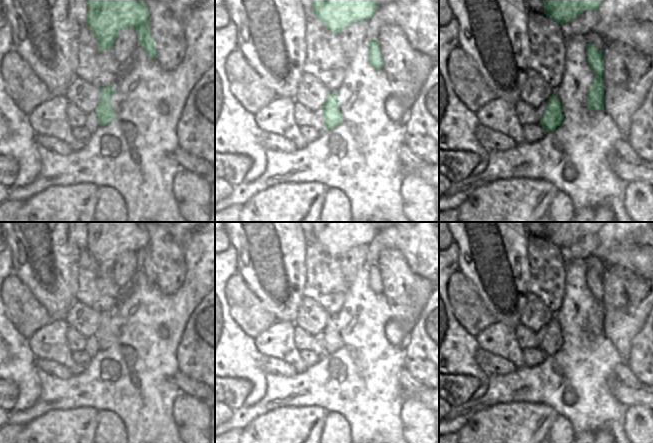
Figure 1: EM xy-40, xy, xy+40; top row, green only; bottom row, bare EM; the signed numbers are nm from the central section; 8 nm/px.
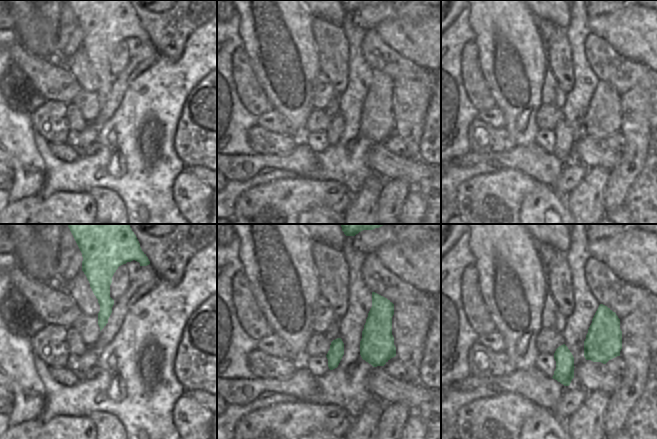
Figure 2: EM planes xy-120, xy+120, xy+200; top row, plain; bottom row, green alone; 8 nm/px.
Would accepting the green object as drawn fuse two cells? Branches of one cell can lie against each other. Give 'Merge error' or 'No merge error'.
No merge error.

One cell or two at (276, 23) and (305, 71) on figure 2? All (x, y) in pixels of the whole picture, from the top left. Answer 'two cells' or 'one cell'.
one cell

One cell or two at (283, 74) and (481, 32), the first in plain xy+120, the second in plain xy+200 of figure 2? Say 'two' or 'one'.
one

